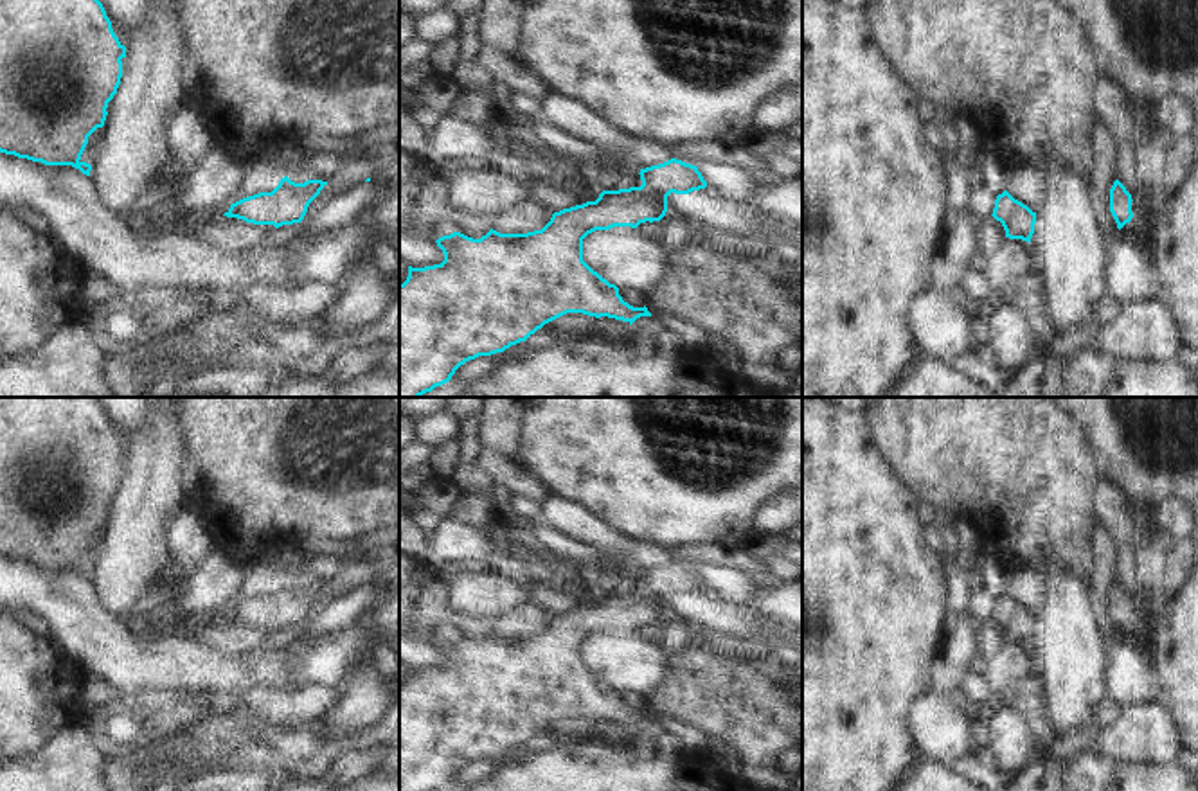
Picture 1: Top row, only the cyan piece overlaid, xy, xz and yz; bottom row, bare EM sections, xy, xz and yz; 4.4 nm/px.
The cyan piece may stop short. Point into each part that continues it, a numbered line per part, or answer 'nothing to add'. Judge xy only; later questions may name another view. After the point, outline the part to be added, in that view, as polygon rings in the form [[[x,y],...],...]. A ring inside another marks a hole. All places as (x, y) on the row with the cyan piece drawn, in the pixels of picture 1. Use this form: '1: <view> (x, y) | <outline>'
nothing to add

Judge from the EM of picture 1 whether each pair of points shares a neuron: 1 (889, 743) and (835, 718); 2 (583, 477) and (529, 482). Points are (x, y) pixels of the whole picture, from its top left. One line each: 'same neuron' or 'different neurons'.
1: same neuron
2: different neurons

